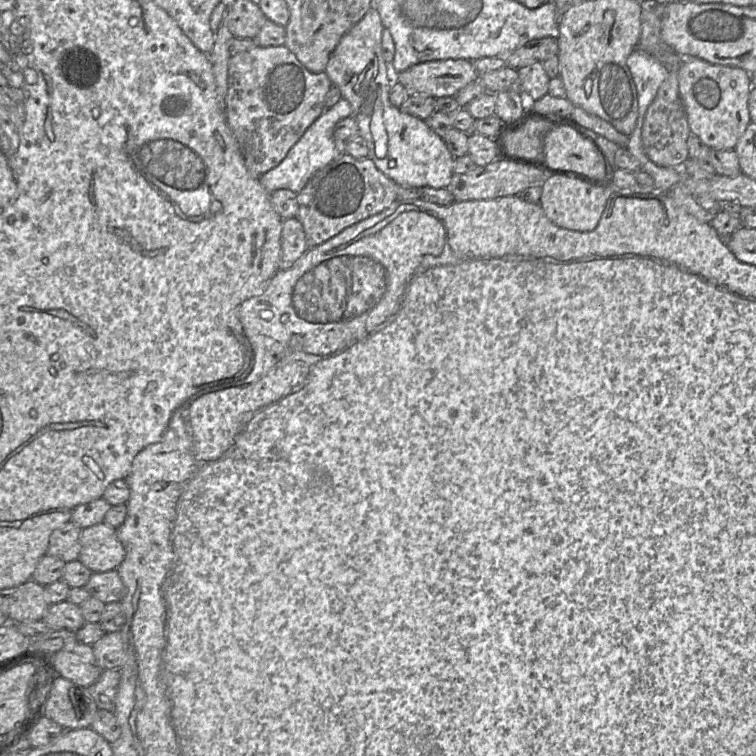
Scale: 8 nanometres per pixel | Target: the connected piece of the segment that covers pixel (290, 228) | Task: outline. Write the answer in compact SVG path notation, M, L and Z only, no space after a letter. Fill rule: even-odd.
M296 217L283 219L279 270L290 268L308 249L301 222Z

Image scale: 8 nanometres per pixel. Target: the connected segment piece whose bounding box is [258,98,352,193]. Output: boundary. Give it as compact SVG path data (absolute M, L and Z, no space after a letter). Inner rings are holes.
M341 98L331 108L325 110L304 132L302 137L292 146L285 158L274 168L262 174L258 180L262 187L272 193L277 189L289 189L299 193L310 177L342 153L341 145L333 138L334 126L340 120L350 117L350 103Z

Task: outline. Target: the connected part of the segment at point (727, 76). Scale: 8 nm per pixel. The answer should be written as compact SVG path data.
M684 58L676 73L679 93L692 135L697 136L711 150L734 150L738 140L750 124L748 99L751 89L751 74L741 68L711 64L699 58Z

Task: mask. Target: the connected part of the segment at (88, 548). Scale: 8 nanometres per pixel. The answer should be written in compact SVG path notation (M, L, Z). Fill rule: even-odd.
M101 522L82 529L78 560L92 573L116 570L124 557L125 549L116 528Z

